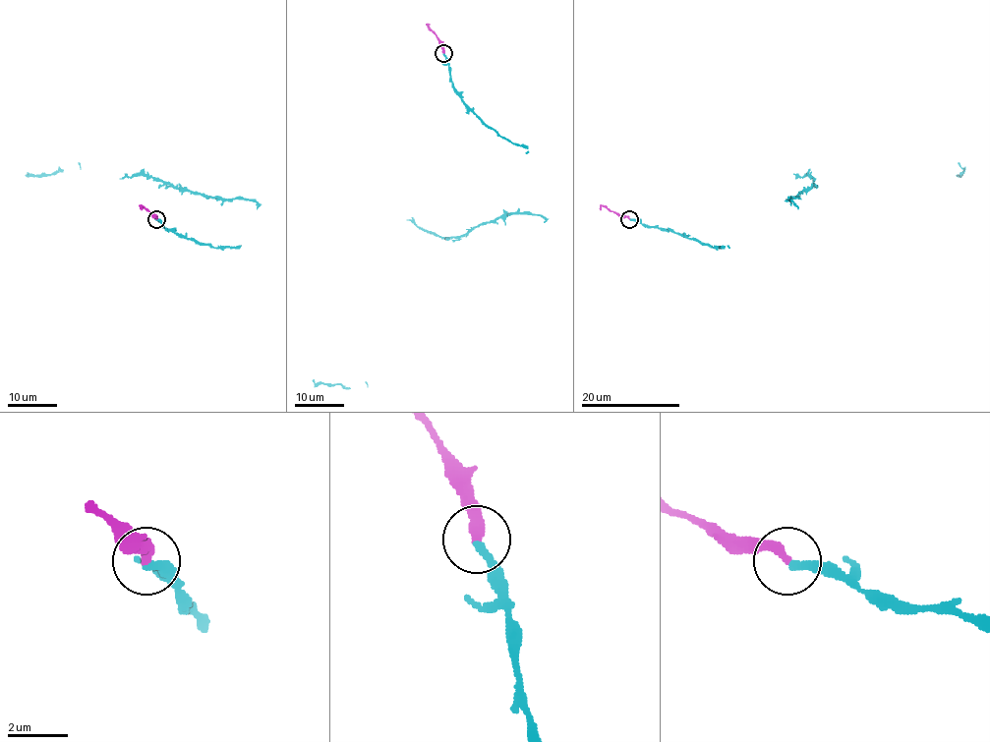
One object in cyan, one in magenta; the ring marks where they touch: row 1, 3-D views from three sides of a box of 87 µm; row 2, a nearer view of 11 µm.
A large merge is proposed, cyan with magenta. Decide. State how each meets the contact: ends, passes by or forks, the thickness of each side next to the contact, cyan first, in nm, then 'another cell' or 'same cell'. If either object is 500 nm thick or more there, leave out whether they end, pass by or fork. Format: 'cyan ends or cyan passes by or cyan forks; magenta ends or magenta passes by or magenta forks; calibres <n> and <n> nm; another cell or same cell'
cyan ends; magenta ends; calibres 280 and 360 nm; same cell

